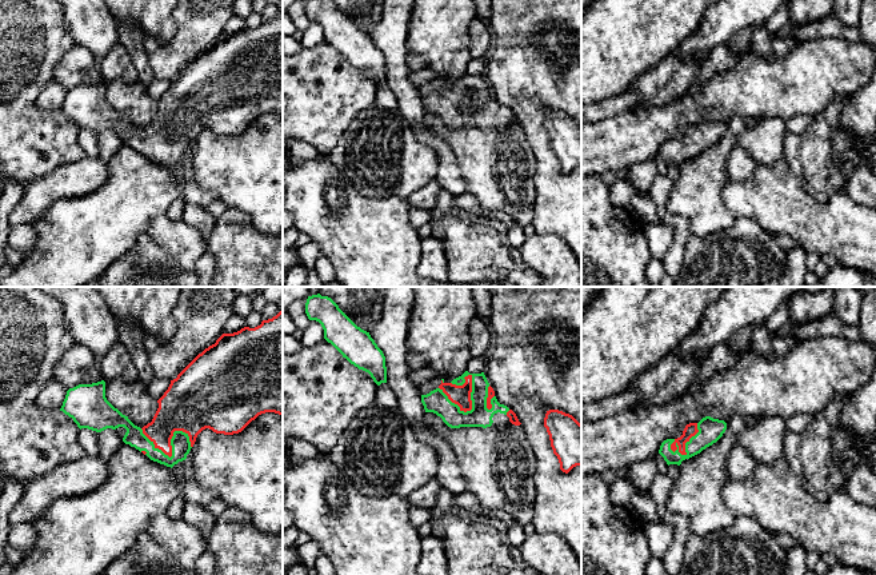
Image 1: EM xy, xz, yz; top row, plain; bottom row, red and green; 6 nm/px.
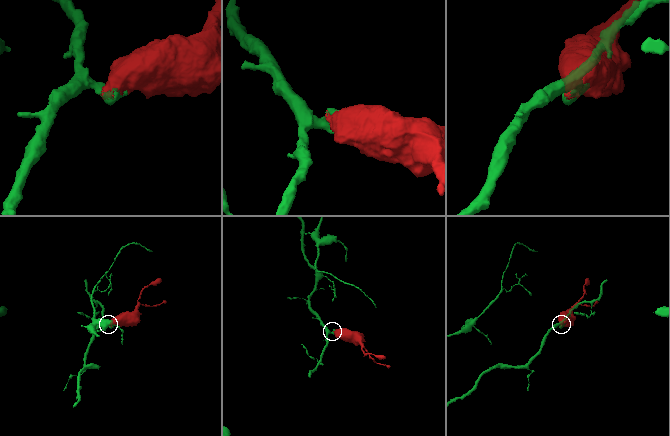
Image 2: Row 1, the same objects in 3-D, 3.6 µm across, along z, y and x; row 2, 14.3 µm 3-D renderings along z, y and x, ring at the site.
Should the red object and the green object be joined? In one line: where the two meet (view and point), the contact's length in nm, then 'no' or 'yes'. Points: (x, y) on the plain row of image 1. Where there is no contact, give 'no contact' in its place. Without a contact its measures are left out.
xz (455, 104) | 240 nm | yes

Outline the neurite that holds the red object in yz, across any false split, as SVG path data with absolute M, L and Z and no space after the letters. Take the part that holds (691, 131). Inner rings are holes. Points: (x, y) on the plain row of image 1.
M705 117L699 124L687 125L680 139L664 141L659 155L668 167L680 167L683 161L700 155L703 151L716 144L725 131L727 124L724 121Z

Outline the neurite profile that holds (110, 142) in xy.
M107 129L101 133L97 133L97 144L97 157L108 163L124 143L116 131Z

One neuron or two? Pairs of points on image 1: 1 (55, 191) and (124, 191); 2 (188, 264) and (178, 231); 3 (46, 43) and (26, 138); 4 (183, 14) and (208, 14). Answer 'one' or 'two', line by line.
1: two
2: one
3: one
4: one

